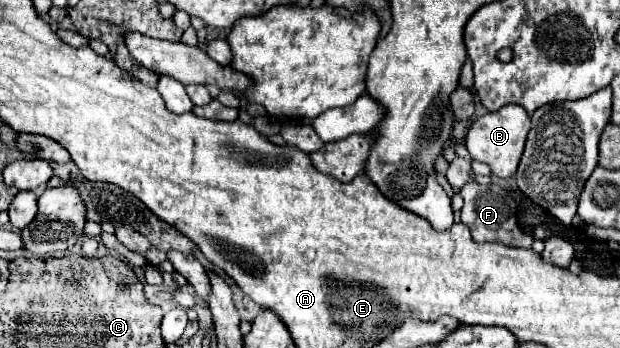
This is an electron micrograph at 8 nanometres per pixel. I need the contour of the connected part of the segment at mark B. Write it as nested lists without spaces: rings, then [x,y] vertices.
[[[505,105],[495,113],[487,113],[487,115],[479,117],[471,125],[471,129],[465,137],[465,147],[469,149],[469,153],[475,161],[487,163],[491,167],[493,175],[511,177],[517,171],[519,159],[521,159],[521,153],[523,153],[523,145],[525,145],[525,139],[527,139],[529,133],[529,125],[531,125],[529,115],[523,107]]]

